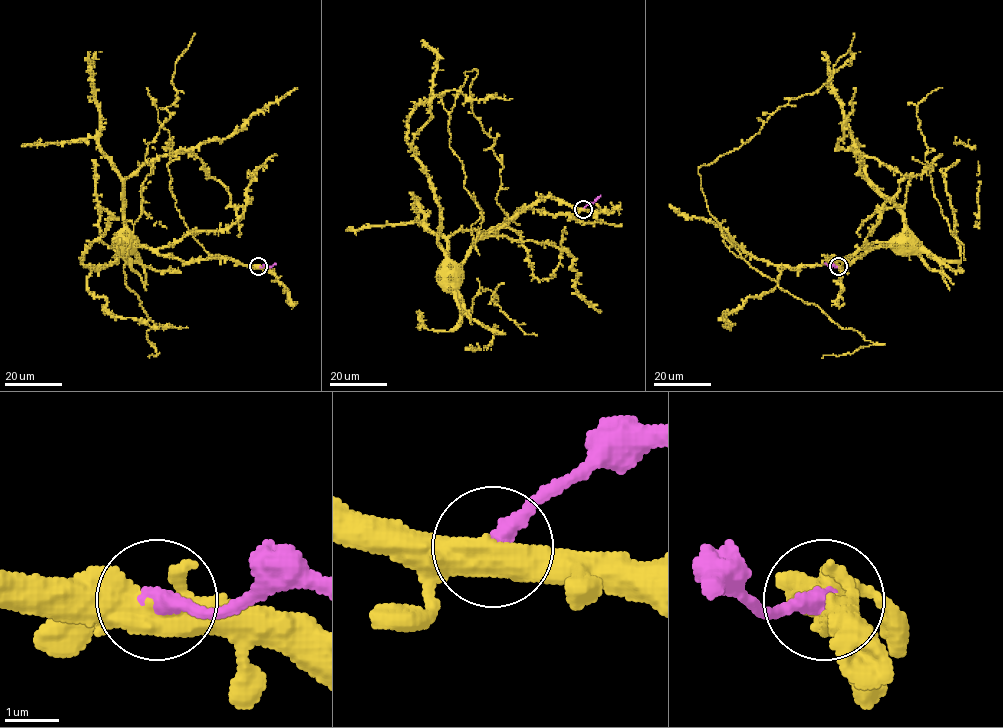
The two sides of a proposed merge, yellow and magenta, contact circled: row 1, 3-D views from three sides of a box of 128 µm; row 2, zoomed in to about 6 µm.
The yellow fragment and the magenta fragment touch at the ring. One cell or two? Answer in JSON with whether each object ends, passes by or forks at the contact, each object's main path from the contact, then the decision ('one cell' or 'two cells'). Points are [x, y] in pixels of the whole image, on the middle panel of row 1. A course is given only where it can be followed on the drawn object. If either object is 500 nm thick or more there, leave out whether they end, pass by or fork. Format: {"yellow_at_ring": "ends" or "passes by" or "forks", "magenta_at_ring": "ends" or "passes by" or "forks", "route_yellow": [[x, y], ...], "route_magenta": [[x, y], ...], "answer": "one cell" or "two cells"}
{"yellow_at_ring": "forks", "magenta_at_ring": "ends", "route_yellow": [[582, 209], [571, 207], [553, 198], [539, 198], [506, 222], [485, 233], [466, 259], [450, 272]], "route_magenta": [[582, 209], [600, 195]], "answer": "two cells"}

